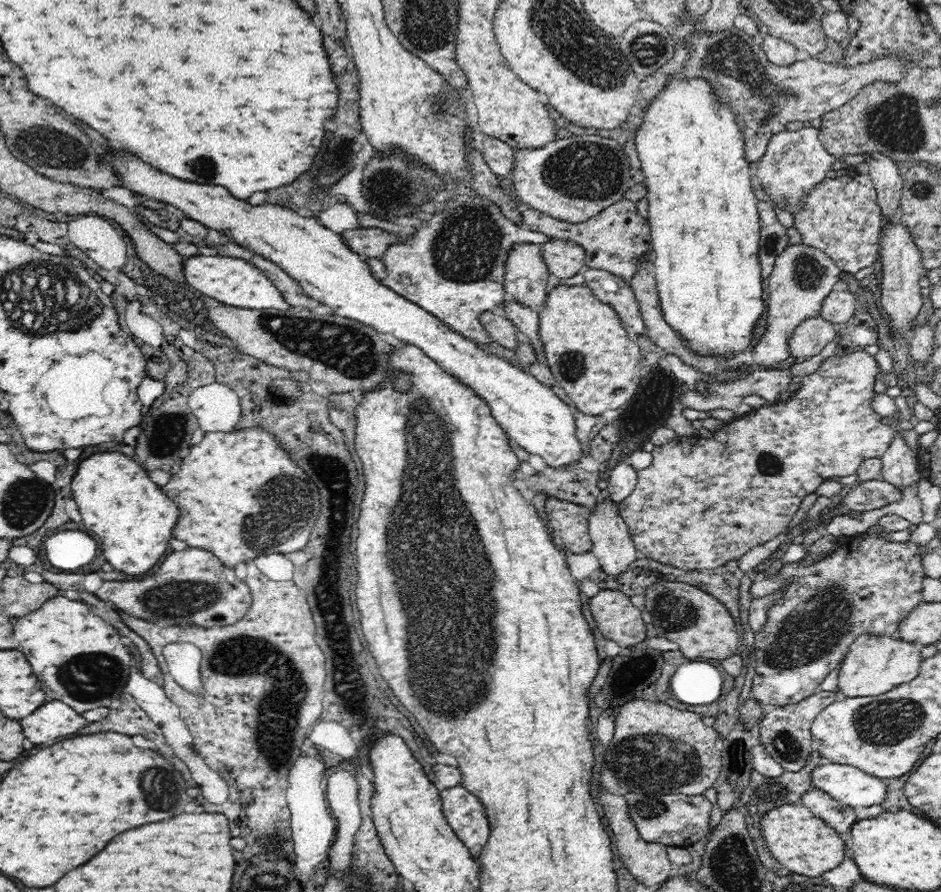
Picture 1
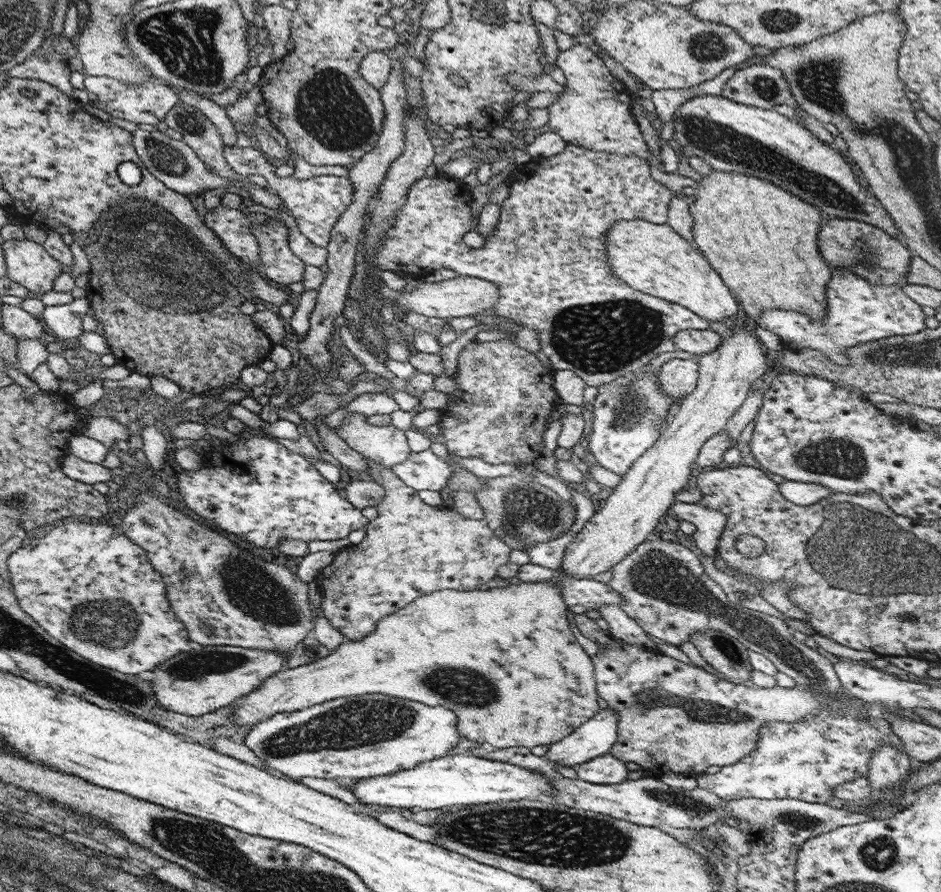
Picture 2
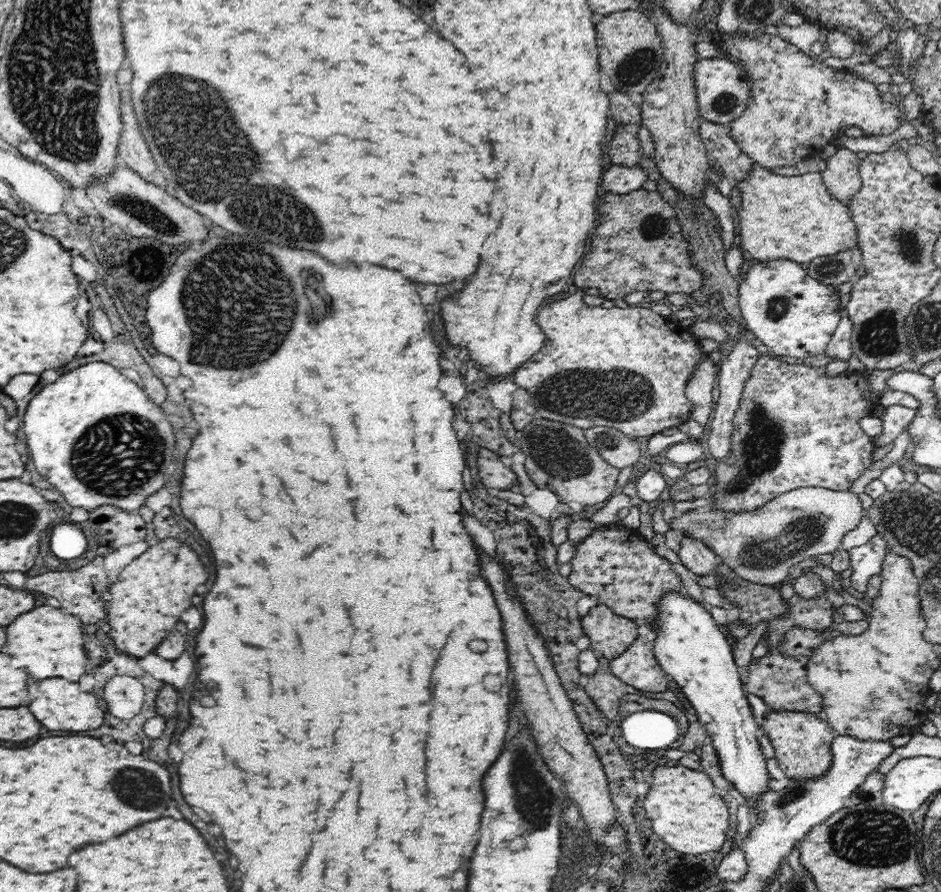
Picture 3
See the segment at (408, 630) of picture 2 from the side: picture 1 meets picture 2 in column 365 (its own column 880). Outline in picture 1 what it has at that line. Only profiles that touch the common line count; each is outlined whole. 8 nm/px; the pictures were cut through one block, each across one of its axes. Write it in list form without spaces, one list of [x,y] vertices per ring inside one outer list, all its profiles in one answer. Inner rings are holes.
[[[862,634],[850,646],[846,658],[838,670],[838,692],[840,698],[868,698],[882,696],[900,684],[908,684],[918,678],[924,662],[924,648],[914,642],[906,642],[898,636],[874,636]]]

